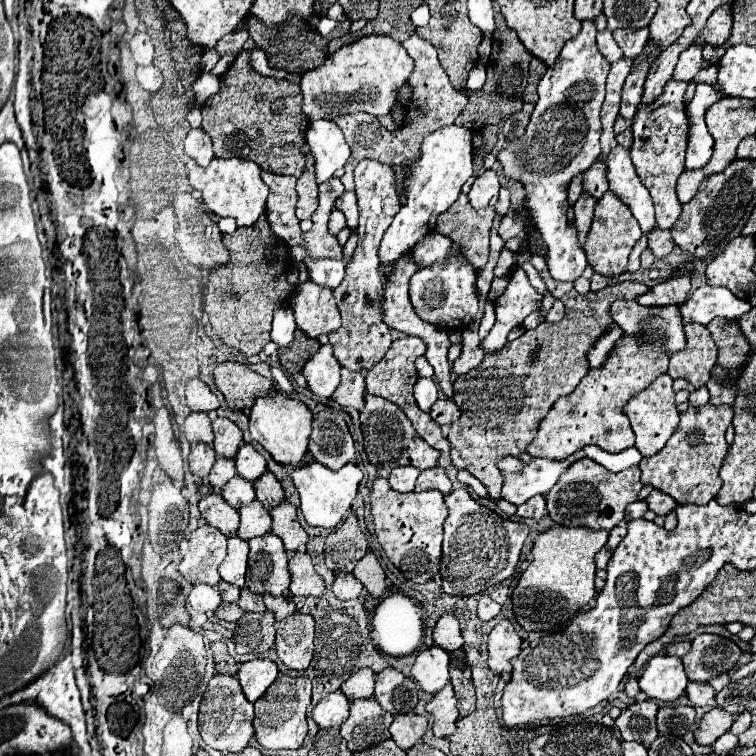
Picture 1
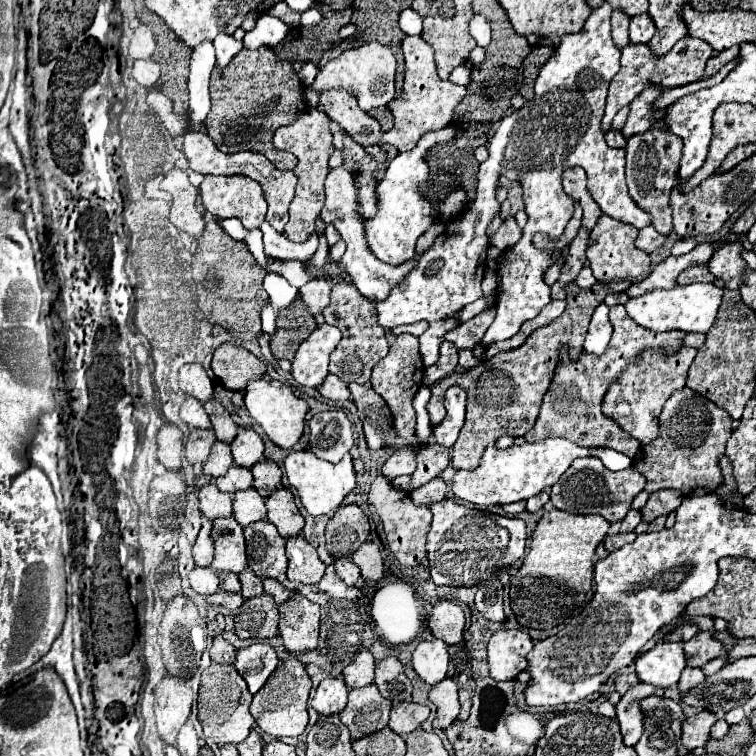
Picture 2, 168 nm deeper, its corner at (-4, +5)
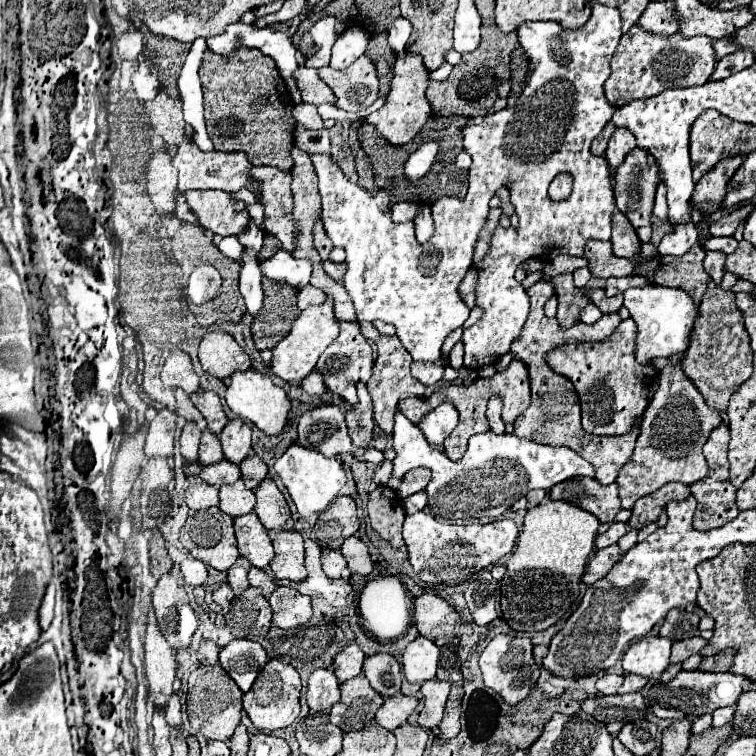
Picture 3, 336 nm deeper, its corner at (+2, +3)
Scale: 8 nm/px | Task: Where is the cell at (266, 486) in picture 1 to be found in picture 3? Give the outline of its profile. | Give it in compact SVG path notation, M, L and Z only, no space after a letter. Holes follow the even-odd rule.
M247 456L241 464L241 478L249 490L257 490L257 486L267 478L267 464L257 456Z

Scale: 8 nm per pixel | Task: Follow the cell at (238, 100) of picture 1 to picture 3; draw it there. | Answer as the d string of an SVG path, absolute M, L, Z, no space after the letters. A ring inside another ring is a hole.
M239 48L235 56L205 52L199 70L205 94L205 122L215 150L245 152L255 166L291 170L289 150L293 146L293 102L275 60L257 48Z

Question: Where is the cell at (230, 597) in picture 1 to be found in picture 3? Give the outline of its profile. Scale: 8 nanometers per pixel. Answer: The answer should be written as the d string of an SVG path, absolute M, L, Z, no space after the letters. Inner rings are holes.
M209 568L209 578L205 580L205 588L217 590L223 584L227 584L227 572L219 572L215 568Z

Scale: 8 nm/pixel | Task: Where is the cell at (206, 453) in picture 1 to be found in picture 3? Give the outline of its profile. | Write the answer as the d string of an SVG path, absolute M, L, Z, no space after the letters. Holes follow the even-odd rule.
M187 422L183 426L183 432L181 432L179 452L189 462L197 462L197 456L199 456L199 438L201 438L201 428L195 422Z

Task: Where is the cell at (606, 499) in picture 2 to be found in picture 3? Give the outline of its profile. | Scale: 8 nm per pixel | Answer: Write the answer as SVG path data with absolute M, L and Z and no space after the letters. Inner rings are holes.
M573 478L555 484L547 496L551 500L563 500L575 504L599 518L599 522L615 522L615 514L621 510L619 484L597 484L595 478Z

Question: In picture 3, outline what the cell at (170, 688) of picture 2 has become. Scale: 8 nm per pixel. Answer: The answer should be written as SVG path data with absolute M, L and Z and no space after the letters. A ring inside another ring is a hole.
M149 610L149 624L145 634L145 676L147 676L147 690L153 696L155 708L163 710L171 694L175 694L173 688L173 682L177 678L175 668L177 668L175 652L161 636L155 624L155 616Z

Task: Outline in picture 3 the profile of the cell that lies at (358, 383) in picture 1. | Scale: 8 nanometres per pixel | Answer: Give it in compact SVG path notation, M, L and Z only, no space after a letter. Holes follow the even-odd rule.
M311 372L311 376L307 376L305 380L301 380L301 388L309 394L309 396L325 396L329 390L325 388L323 376L319 372Z

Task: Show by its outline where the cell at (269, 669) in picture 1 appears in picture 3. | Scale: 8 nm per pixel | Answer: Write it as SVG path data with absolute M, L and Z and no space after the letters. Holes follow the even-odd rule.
M233 640L219 652L221 668L237 682L241 692L251 690L267 662L265 648L255 640Z

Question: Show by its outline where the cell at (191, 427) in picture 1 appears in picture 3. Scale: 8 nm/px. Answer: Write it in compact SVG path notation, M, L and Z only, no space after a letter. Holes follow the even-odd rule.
M181 388L175 390L175 398L177 398L177 414L179 414L179 418L185 420L185 422L195 422L195 424L203 426L201 412L193 406L193 402L189 400L189 396Z

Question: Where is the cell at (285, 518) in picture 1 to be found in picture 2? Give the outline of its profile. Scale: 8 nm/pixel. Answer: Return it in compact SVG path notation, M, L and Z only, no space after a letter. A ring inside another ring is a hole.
M277 488L265 498L267 518L279 530L281 536L297 536L303 528L303 516L293 502L293 494L287 488Z

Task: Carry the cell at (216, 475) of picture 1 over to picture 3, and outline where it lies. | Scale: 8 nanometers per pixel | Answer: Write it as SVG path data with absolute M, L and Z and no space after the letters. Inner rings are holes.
M207 428L203 430L201 436L201 448L199 448L199 464L213 464L217 460L223 460L223 448L221 448L221 440L217 434L209 432Z

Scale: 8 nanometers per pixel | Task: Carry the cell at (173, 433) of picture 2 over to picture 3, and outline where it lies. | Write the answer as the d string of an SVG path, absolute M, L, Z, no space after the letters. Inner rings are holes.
M167 408L159 410L149 424L145 454L149 458L173 456L173 442L175 442L175 428L177 428L177 414L169 412Z

